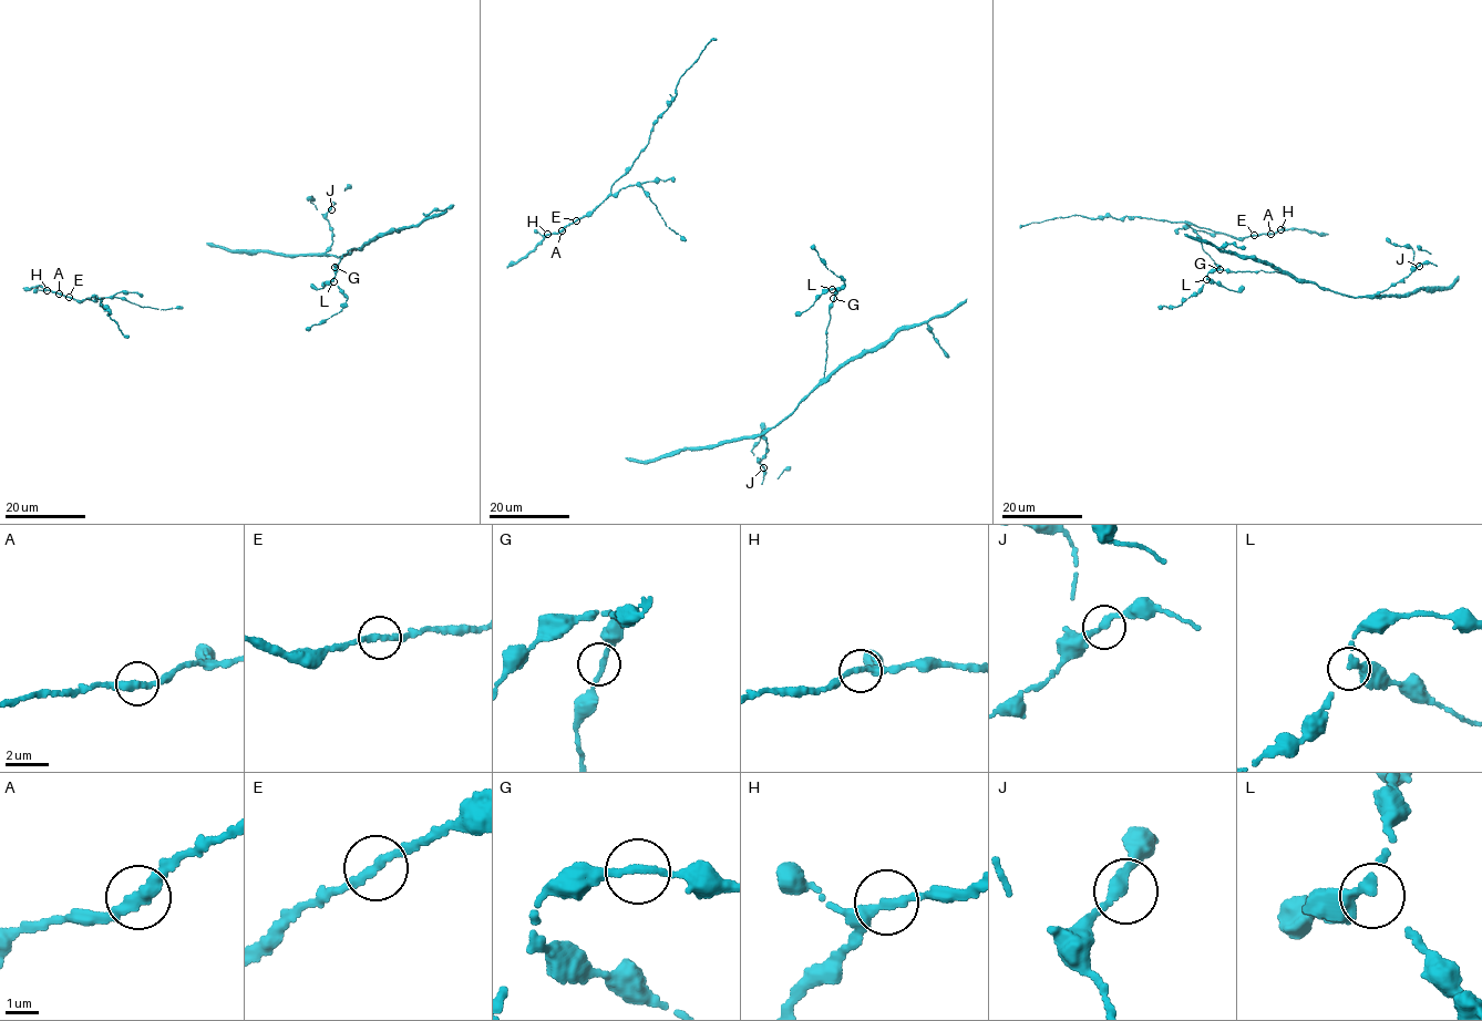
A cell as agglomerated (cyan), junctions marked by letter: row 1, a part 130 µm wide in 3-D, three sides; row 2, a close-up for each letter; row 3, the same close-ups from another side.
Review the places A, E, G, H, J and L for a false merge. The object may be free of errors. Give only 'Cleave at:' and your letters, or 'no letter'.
Cleave at: no letter

